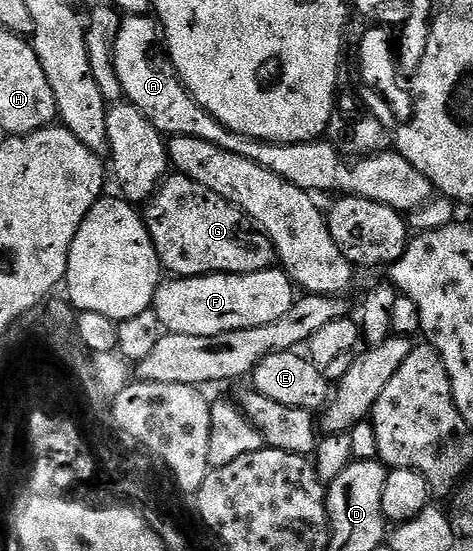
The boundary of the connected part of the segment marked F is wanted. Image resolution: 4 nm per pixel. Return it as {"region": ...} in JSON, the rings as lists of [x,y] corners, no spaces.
{"region":[[[271,267],[255,273],[171,276],[159,284],[152,310],[167,333],[211,337],[228,331],[244,331],[244,327],[264,327],[264,323],[276,323],[276,319],[284,319],[284,315],[288,315],[295,300],[296,286],[285,269]]]}

